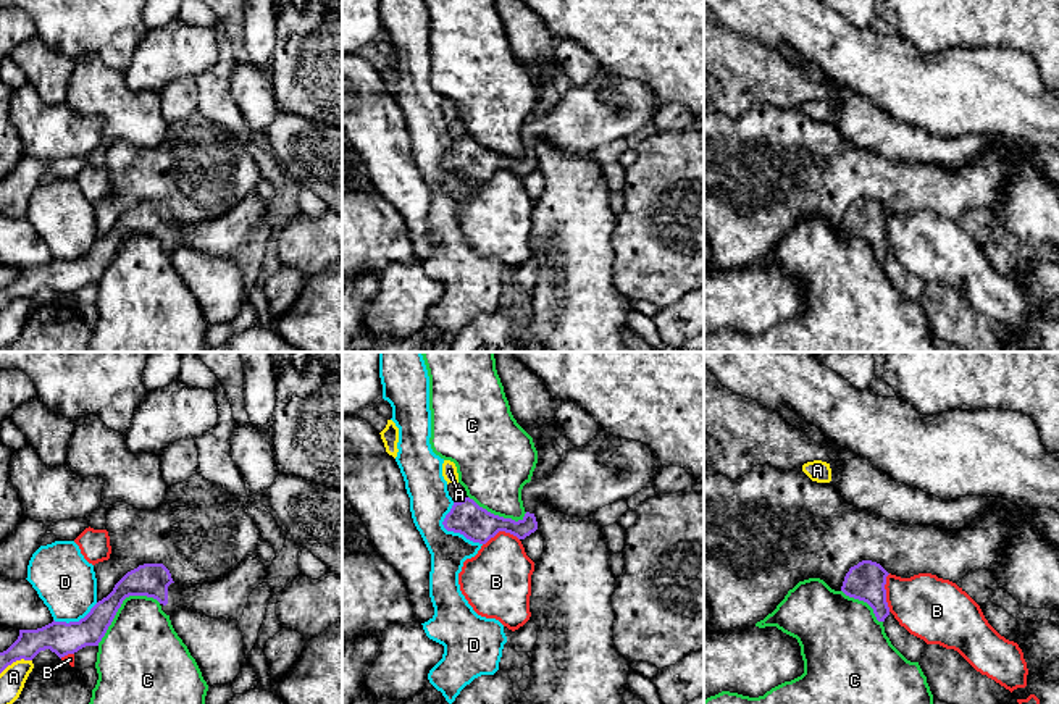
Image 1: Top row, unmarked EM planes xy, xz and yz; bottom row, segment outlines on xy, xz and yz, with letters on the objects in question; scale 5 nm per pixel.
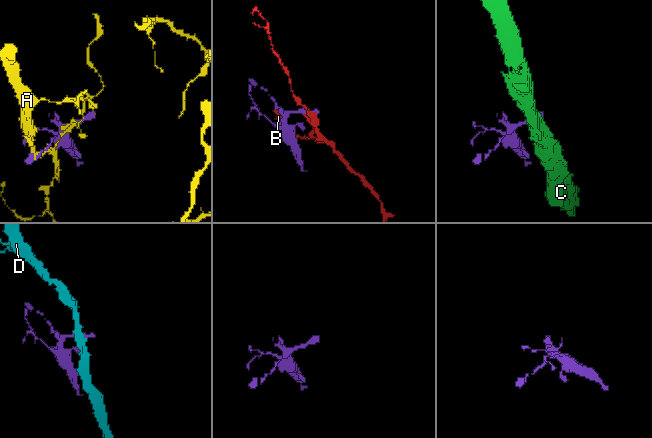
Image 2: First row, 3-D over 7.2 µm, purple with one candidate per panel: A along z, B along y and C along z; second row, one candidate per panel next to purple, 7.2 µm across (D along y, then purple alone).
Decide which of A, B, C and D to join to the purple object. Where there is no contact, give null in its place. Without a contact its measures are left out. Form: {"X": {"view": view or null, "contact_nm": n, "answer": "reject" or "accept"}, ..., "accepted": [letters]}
{"A": {"view": "xy", "contact_nm": 180, "answer": "reject"}, "B": {"view": "yz", "contact_nm": 190, "answer": "reject"}, "C": {"view": "xy", "contact_nm": 380, "answer": "reject"}, "D": {"view": "xz", "contact_nm": 260, "answer": "reject"}, "accepted": []}

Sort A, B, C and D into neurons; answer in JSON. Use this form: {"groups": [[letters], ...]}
{"groups": [["A"], ["B"], ["C"], ["D"]]}

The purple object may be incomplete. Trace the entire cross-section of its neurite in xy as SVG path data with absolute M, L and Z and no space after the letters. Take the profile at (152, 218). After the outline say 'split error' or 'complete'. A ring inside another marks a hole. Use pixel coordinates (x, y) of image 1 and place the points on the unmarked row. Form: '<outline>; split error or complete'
M255 189L234 208L213 221L203 221L190 226L176 223L170 208L163 202L144 202L128 210L113 226L113 229L98 239L90 250L79 260L52 260L37 268L19 268L18 278L3 291L0 291L0 312L16 299L32 299L40 289L50 287L60 297L74 292L86 284L98 284L111 263L123 239L129 234L147 234L160 241L161 249L171 254L178 245L187 245L197 252L211 257L241 258L252 229L268 220L268 205L265 205Z; split error

